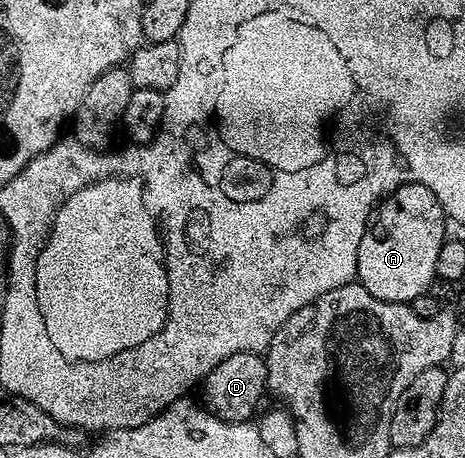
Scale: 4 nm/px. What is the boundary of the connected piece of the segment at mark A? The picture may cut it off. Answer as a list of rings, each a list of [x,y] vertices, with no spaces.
[[[403,184],[396,192],[383,197],[375,205],[375,211],[367,220],[365,234],[361,234],[361,246],[357,250],[357,270],[355,275],[358,283],[373,294],[373,298],[381,298],[394,304],[410,304],[413,298],[426,296],[431,291],[431,284],[437,279],[437,254],[448,235],[448,217],[445,215],[441,202],[437,202],[437,194],[429,190],[429,186],[420,184]]]

